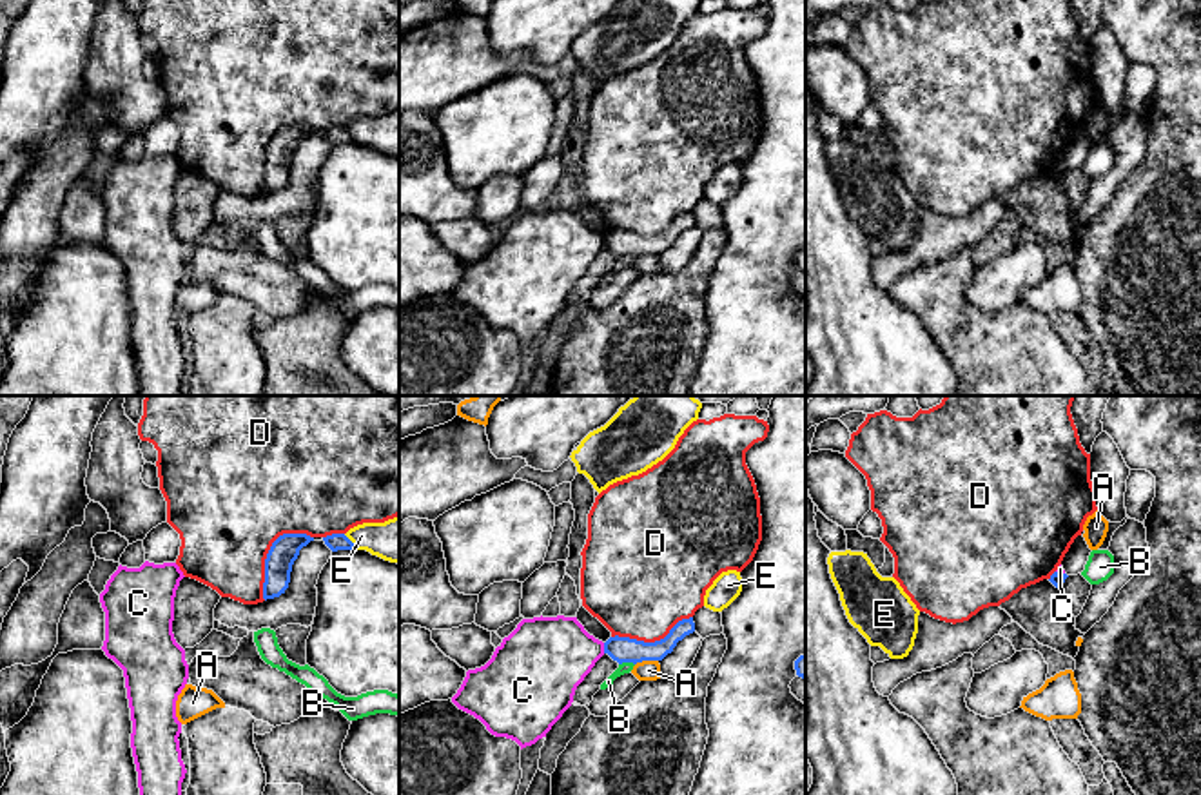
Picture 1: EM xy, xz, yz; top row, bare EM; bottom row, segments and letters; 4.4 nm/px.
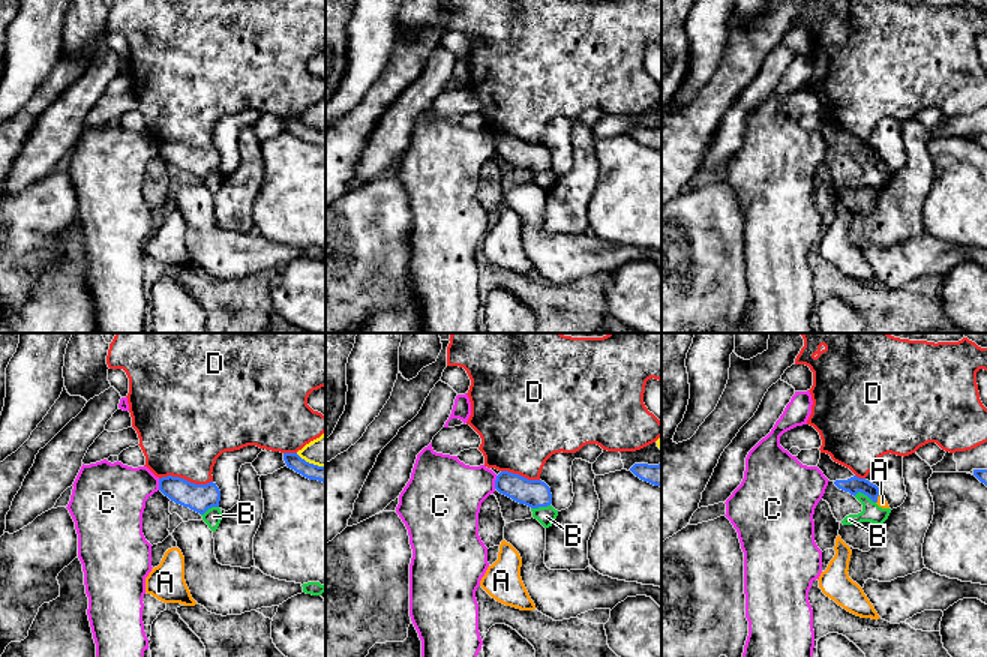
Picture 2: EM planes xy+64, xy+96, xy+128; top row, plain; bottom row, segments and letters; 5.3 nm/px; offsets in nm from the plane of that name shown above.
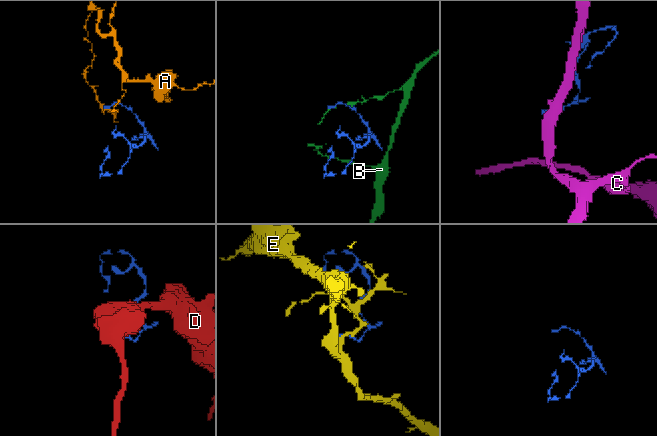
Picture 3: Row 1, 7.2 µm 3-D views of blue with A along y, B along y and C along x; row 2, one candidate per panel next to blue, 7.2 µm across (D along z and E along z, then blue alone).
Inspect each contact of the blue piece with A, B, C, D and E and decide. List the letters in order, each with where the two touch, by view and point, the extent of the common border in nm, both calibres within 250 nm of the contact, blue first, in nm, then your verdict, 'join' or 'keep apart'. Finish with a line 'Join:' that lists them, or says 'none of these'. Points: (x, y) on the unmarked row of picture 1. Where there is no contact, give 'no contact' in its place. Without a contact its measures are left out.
A: xz (646, 253) | 110 nm | 110/100 nm | keep apart
B: xz (626, 255) | 70 nm | 110/50 nm | keep apart
C: xz (605, 242) | 50 nm | 110/360 nm | keep apart
D: xy (269, 146) | 360 nm | 130/480 nm | keep apart
E: xy (351, 135) | 100 nm | 80/200 nm | keep apart
Join: none of these

